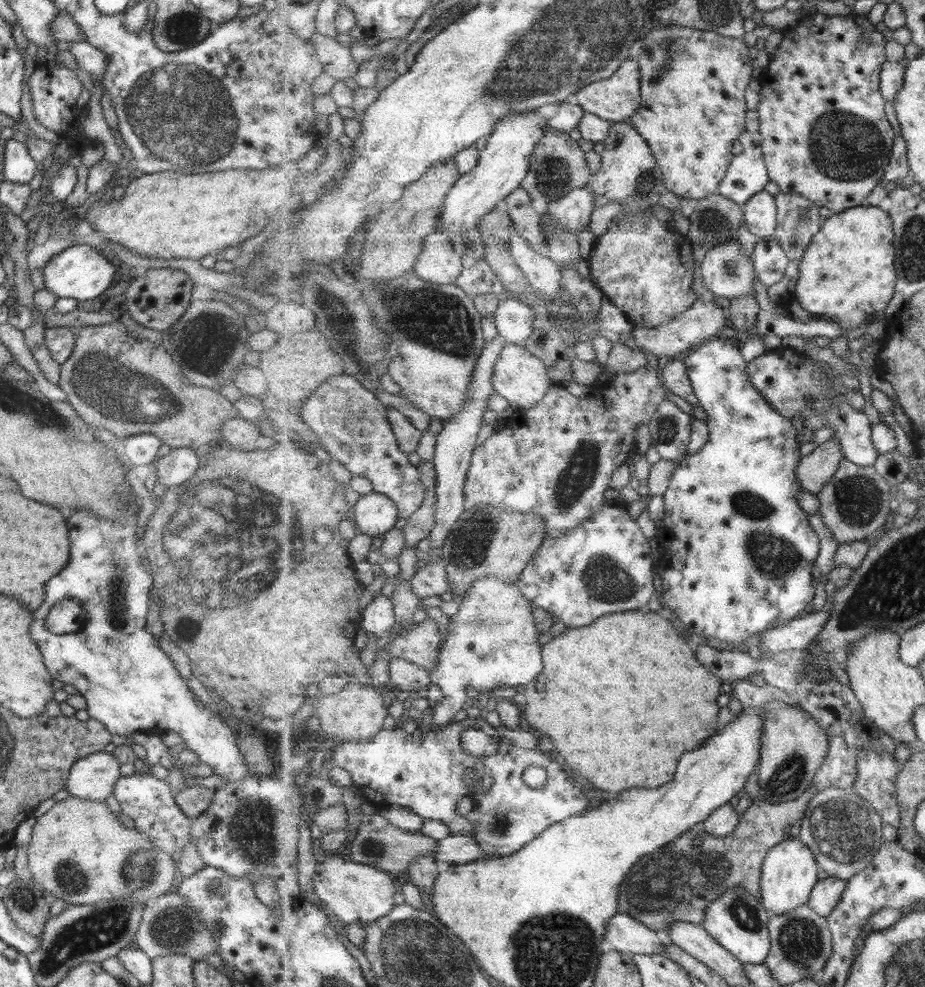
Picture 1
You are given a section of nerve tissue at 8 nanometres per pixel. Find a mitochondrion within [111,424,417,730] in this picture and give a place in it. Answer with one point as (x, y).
(219, 530)

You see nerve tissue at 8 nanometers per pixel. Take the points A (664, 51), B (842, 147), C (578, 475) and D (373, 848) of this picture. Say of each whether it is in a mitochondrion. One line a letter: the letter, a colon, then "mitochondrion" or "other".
A: mitochondrion
B: mitochondrion
C: mitochondrion
D: mitochondrion

